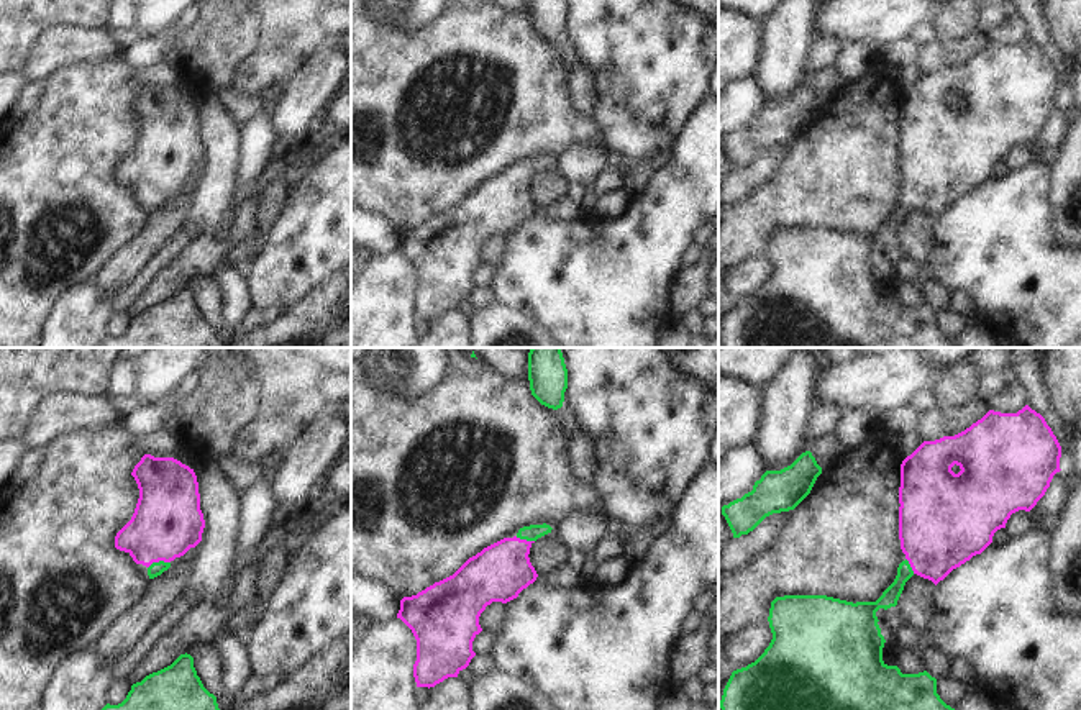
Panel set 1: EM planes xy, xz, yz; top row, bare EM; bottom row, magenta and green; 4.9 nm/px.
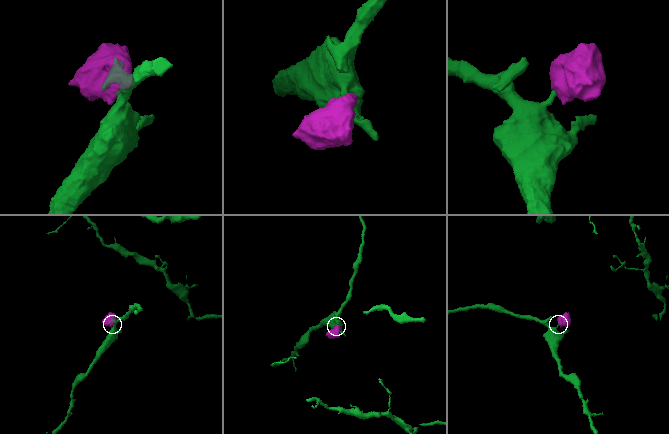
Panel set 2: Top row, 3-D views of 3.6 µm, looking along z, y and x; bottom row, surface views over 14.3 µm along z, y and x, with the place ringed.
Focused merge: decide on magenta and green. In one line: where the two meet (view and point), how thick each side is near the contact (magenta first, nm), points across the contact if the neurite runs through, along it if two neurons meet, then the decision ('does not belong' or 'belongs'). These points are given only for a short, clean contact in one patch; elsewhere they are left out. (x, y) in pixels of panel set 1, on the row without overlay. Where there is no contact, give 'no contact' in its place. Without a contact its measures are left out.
contact xy (158, 194); calibres 340 and 70 nm; way xy (168, 154), (158, 166), (158, 194), (155, 202); belongs

